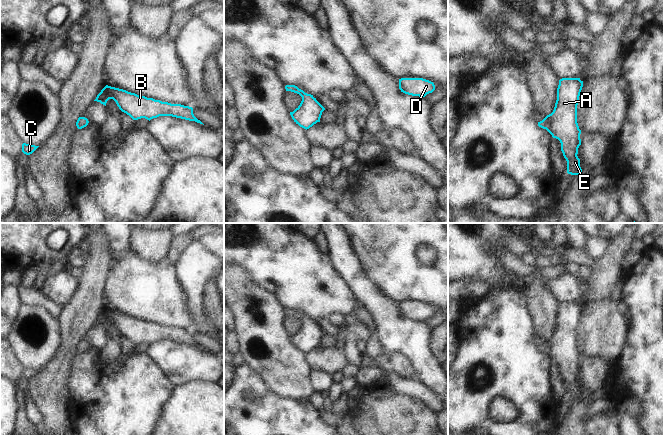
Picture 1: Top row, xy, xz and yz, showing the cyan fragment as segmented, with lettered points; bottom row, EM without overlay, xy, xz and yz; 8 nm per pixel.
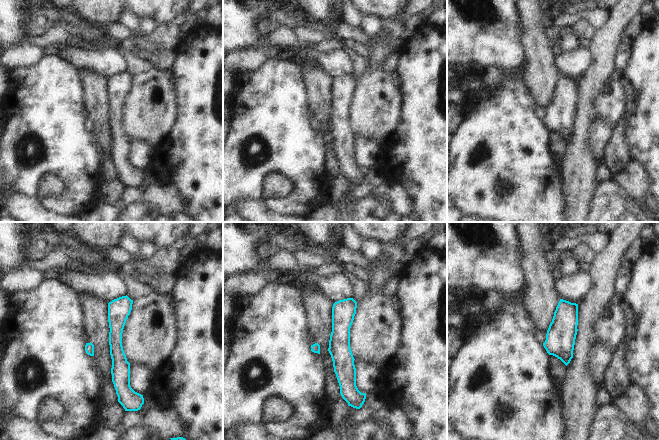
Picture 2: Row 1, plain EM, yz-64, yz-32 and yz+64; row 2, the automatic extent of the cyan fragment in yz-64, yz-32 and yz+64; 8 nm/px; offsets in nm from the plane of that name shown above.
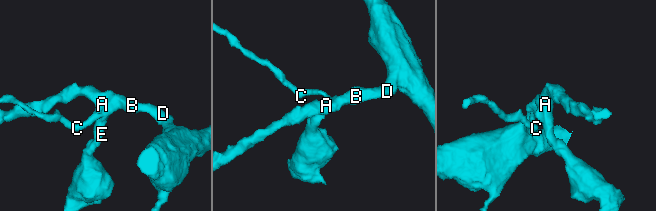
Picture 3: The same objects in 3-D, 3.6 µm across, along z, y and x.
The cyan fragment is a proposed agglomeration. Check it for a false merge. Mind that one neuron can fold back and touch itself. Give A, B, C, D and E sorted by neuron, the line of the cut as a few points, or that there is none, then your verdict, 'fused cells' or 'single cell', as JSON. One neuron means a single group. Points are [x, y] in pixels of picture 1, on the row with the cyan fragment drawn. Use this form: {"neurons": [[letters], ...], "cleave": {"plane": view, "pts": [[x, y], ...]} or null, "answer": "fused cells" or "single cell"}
{"neurons": [["A", "B", "C", "D", "E"]], "cleave": null, "answer": "single cell"}

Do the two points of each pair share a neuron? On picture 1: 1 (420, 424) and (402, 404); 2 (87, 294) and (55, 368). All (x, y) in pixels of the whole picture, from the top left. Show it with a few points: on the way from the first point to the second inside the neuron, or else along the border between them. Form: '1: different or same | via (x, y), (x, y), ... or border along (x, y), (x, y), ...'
1: same | via (415, 420), (404, 409)
2: same | via (81, 312), (75, 319), (71, 329), (67, 350)

